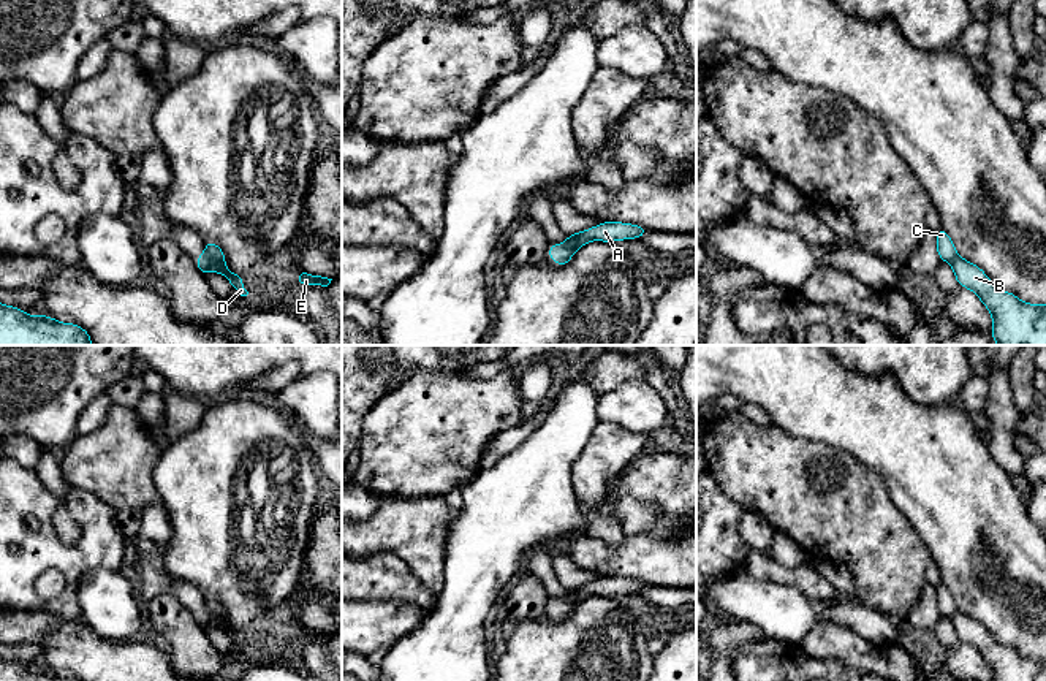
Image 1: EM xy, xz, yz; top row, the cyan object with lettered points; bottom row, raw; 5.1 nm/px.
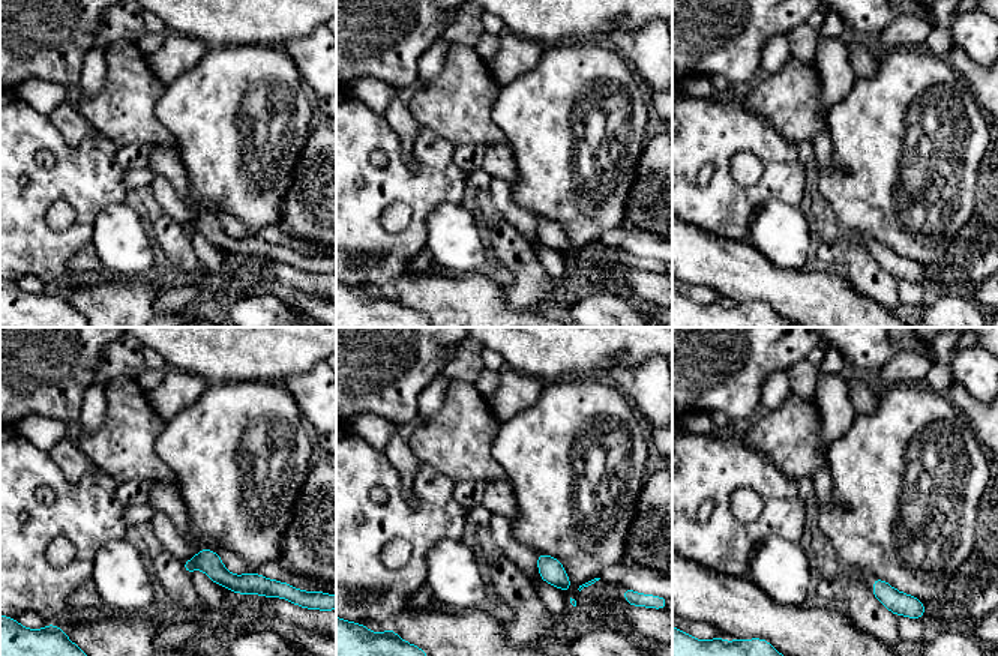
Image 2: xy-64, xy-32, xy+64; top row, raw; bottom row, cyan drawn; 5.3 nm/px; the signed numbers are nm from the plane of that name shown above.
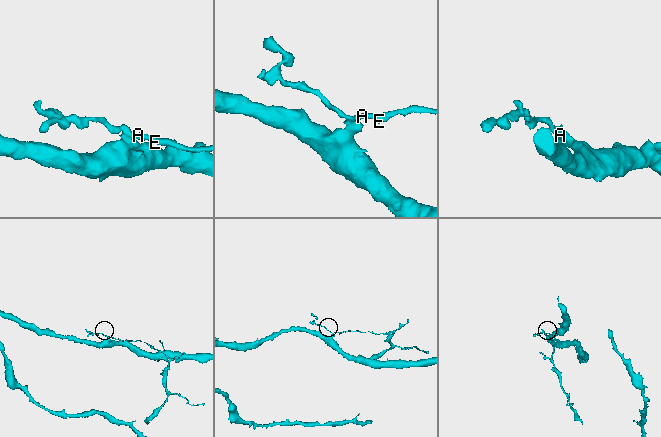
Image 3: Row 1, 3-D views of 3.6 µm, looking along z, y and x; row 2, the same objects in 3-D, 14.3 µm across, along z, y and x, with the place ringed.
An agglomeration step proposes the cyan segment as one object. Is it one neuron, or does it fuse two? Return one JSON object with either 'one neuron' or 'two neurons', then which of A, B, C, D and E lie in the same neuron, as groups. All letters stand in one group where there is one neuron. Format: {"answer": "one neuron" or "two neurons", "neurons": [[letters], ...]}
{"answer": "two neurons", "neurons": [["A", "C", "E"], ["B", "D"]]}

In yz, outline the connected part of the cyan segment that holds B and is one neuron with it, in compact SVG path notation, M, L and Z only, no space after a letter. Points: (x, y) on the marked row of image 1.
M961 258L951 261L956 280L978 295L992 314L992 337L999 345L1046 345L1046 304L1027 304L995 287L976 264Z

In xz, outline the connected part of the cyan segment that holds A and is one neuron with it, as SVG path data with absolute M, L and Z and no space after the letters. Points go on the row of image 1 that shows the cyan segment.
M603 222L593 228L584 230L576 234L568 234L568 239L563 242L570 249L578 250L589 241L604 241L614 242L622 239L638 239L644 236L649 230L639 225L620 223L620 222Z

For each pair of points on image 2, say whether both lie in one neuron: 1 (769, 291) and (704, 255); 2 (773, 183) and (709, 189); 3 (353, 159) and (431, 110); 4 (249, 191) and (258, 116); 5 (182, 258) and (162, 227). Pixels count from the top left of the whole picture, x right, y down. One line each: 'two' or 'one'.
1: one
2: one
3: two
4: one
5: one

